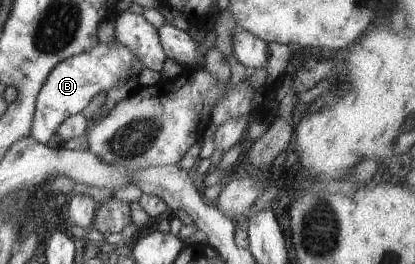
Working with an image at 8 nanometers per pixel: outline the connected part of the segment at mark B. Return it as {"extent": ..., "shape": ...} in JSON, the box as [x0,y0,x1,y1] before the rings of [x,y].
{"extent":[29,40,140,144],"shape":[[[116,40],[111,46],[98,42],[85,53],[61,60],[46,75],[36,95],[29,135],[39,143],[46,144],[63,118],[82,110],[98,91],[110,89],[120,80],[124,80],[129,72],[137,76],[139,70],[140,66],[134,53]]]}

